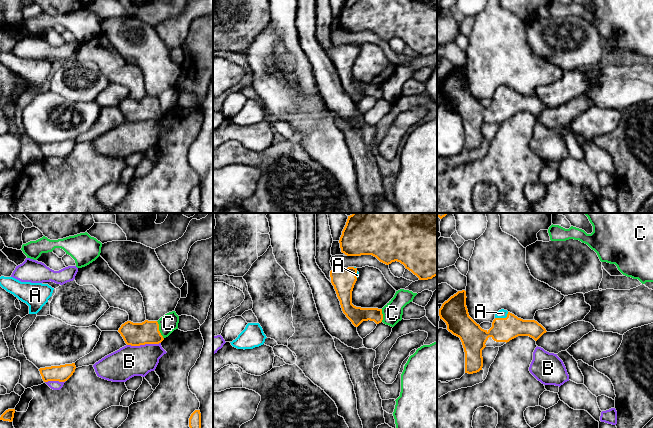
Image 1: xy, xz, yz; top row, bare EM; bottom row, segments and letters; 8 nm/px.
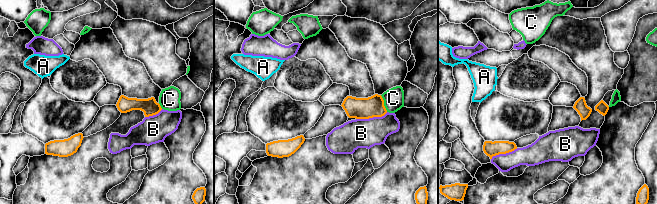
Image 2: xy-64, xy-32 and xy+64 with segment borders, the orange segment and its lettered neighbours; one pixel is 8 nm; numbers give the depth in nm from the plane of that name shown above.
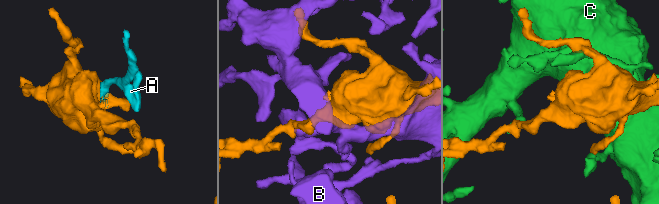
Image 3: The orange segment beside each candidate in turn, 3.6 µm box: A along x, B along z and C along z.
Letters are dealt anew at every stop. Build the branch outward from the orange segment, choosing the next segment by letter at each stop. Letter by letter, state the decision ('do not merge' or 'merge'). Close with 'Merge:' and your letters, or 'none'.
A: merge
B: do not merge
C: do not merge
Merge: A

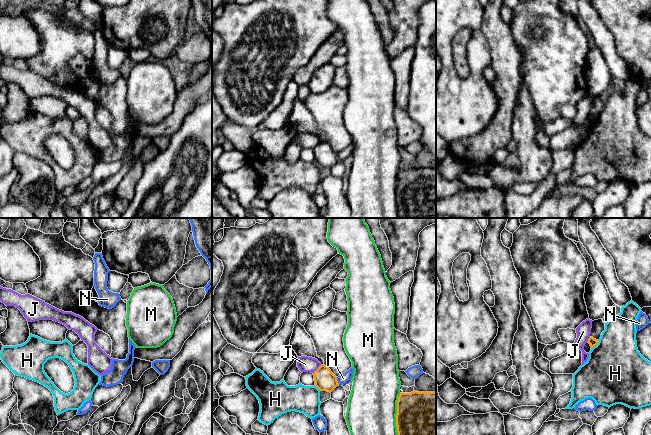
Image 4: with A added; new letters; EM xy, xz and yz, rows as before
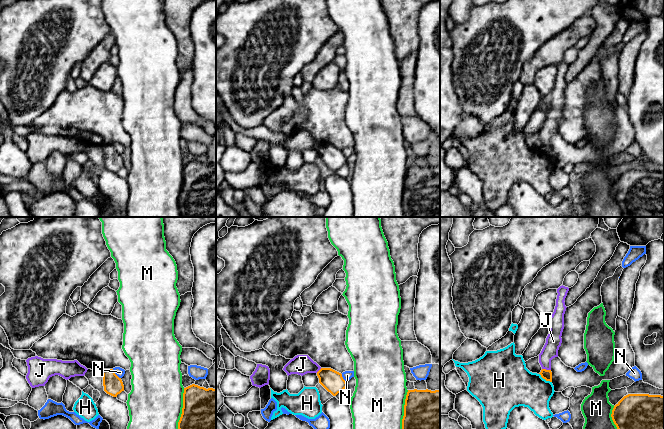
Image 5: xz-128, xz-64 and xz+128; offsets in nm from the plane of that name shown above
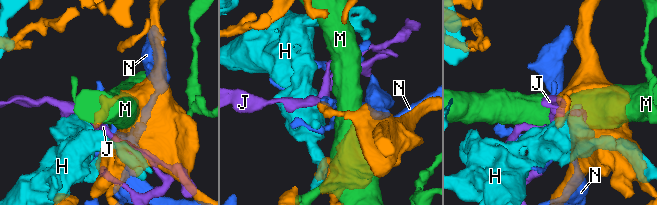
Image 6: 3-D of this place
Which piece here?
H: do not merge
J: do not merge
M: do not merge
N: do not merge
Merge: none

